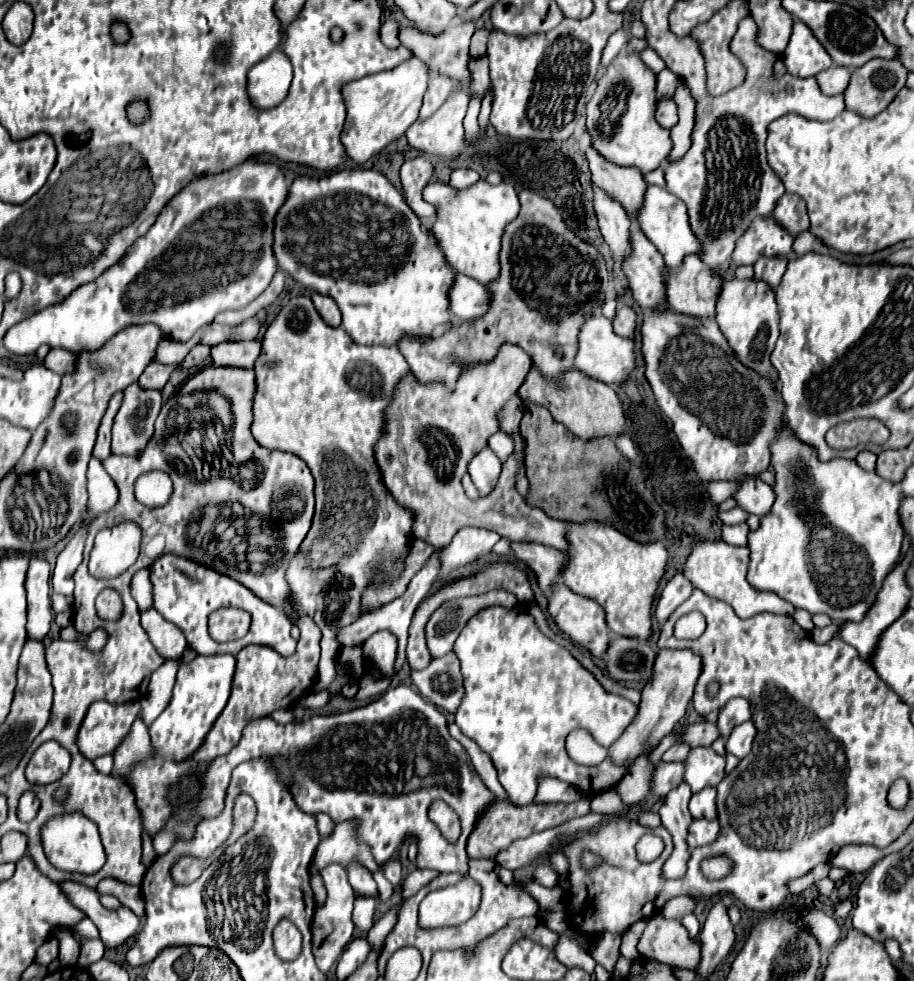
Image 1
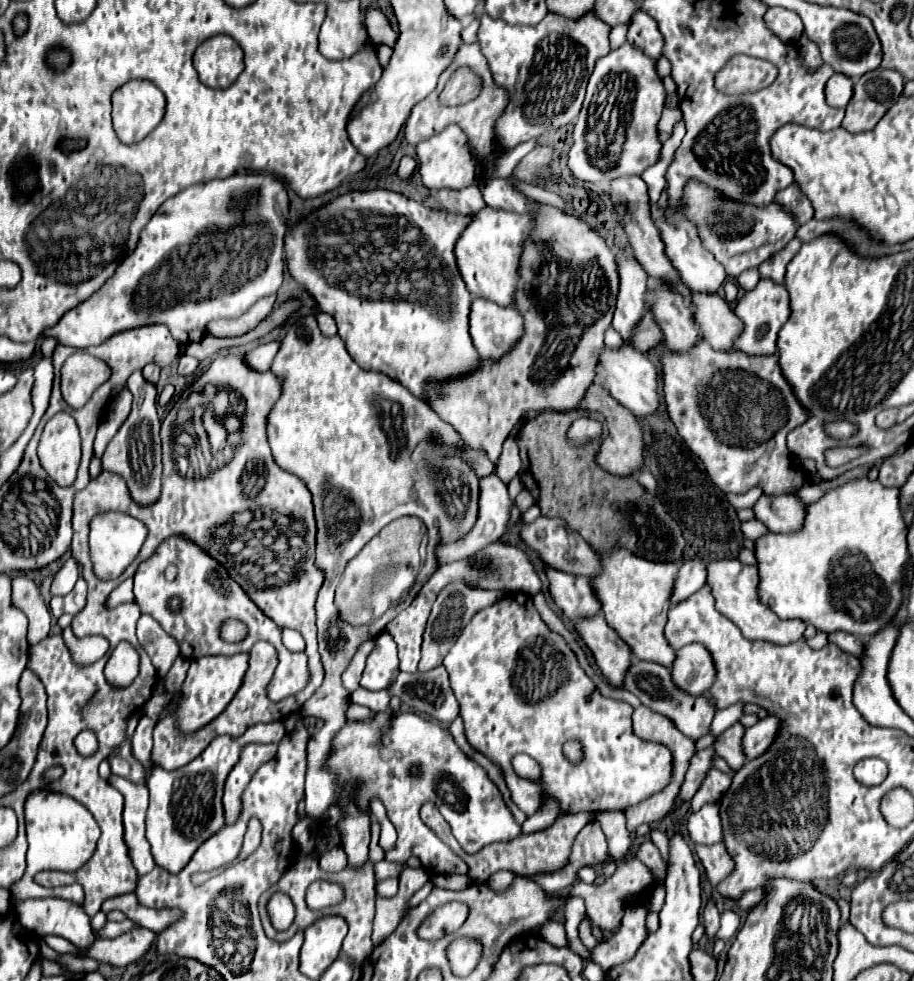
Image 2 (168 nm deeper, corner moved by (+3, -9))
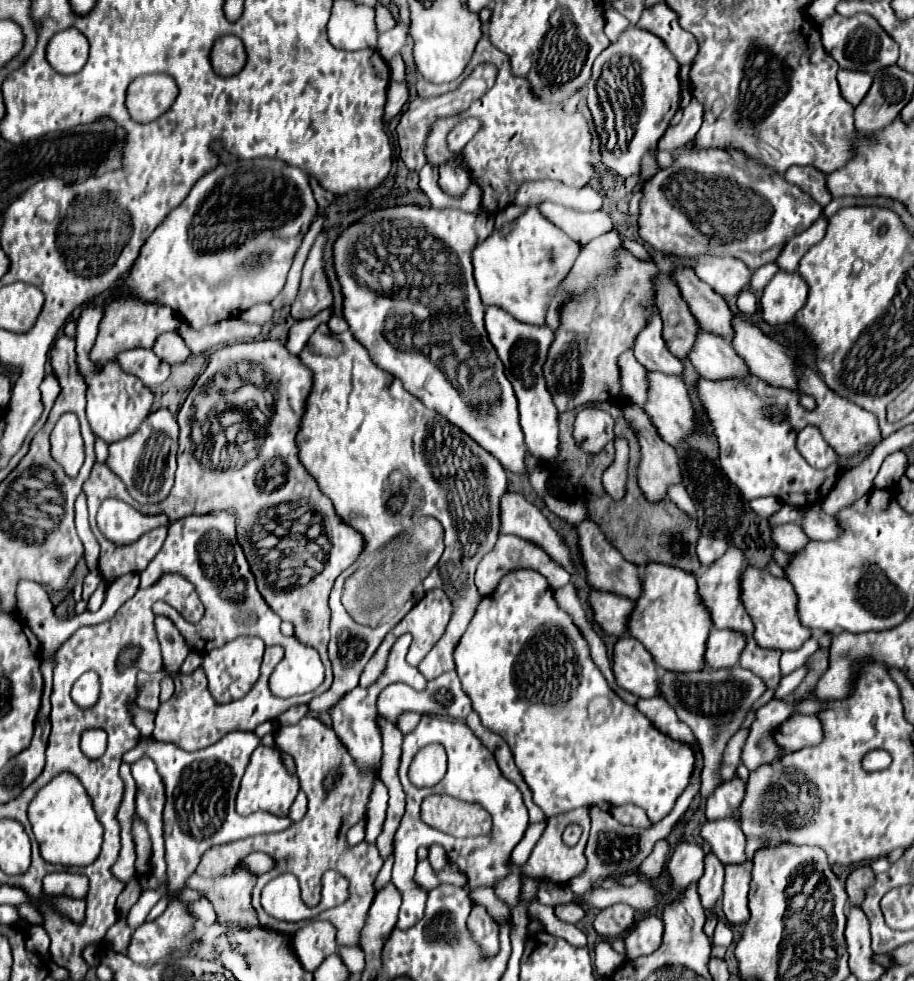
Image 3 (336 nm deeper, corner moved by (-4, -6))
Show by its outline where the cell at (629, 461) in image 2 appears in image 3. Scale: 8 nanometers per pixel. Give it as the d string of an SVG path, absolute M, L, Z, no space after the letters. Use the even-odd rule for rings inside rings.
M626 404L622 406L624 410L624 416L626 420L632 424L632 428L636 430L636 436L640 440L640 466L638 466L638 482L640 482L640 488L644 490L644 496L650 500L650 502L662 502L666 500L666 492L672 484L682 484L682 468L680 468L680 458L676 454L676 450L666 444L658 432L656 432L656 426L652 424L652 420L648 418L648 414L644 410L640 410L636 404Z

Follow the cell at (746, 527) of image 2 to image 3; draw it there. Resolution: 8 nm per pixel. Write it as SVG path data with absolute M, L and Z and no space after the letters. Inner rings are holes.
M798 524L774 526L772 528L772 538L774 538L774 542L778 544L780 550L790 552L790 554L800 552L810 542L810 538L804 534L804 530Z

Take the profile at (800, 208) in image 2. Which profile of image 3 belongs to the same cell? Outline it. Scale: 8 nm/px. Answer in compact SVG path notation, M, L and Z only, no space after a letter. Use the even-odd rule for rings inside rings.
M790 166L784 172L784 178L788 182L794 182L798 188L806 190L820 206L826 206L832 200L832 194L828 194L826 186L826 174L812 166Z

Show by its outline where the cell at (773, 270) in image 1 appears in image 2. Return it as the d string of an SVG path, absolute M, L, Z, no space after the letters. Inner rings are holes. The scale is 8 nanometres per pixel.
M791 239L787 243L787 247L781 253L775 253L769 261L759 265L759 273L763 279L771 279L775 283L783 283L785 279L785 267L787 263L793 259L793 255L801 249L801 241L799 239Z

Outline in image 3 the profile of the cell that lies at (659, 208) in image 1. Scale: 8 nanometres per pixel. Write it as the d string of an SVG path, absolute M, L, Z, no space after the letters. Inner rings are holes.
M704 256L696 262L696 276L720 296L736 296L750 284L752 270L738 258Z

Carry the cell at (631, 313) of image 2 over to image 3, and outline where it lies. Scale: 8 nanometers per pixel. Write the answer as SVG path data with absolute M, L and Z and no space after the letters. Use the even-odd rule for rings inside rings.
M654 314L652 322L638 334L634 344L634 356L650 372L656 370L674 376L682 376L684 372L682 362L672 352L666 350L666 342L662 338L660 314Z

